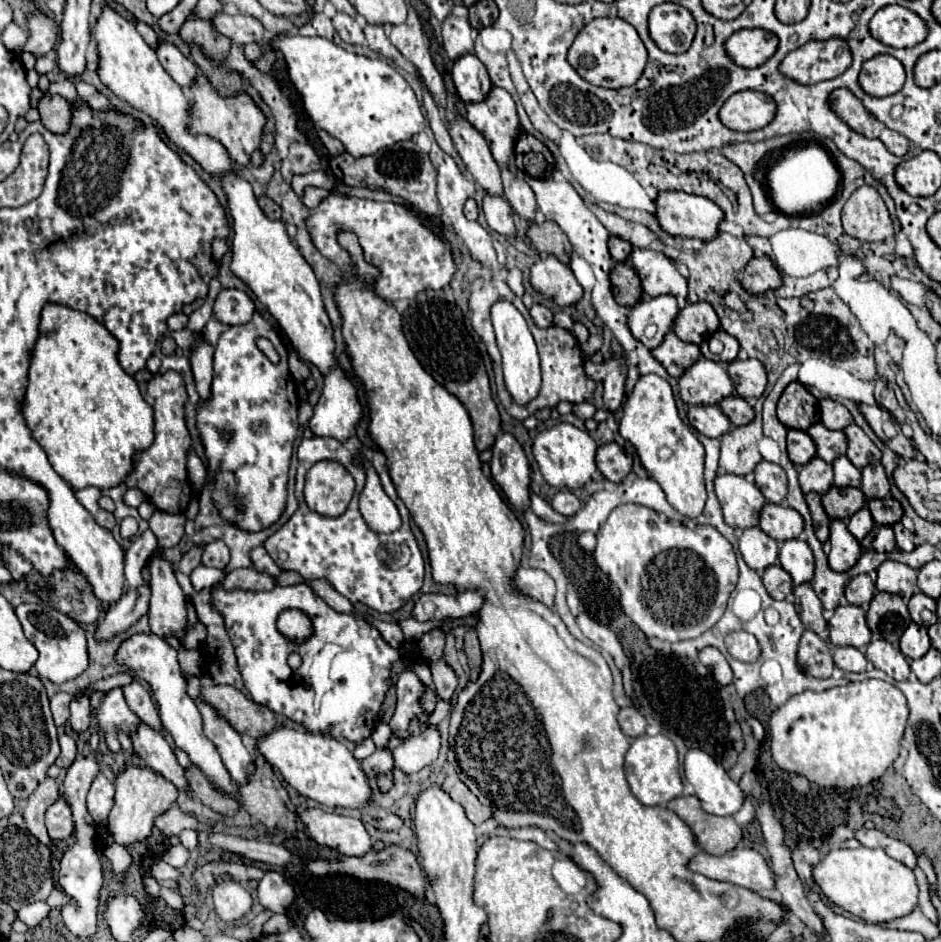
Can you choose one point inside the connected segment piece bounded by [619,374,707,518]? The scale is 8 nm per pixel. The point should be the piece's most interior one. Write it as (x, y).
(667, 447)

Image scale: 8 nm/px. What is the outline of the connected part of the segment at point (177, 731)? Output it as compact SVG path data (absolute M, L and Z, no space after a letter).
M137 632L119 644L119 648L115 652L115 660L123 668L135 672L141 680L145 680L151 686L151 692L153 692L157 706L159 706L159 718L163 722L163 728L173 736L175 744L187 752L191 762L197 764L219 790L231 792L239 798L237 784L231 780L231 776L229 776L227 768L223 766L221 756L215 750L215 746L205 738L203 728L201 728L201 714L199 714L197 706L193 704L193 700L185 692L187 682L185 682L181 666L177 662L177 650L171 648L161 636L155 636L153 632L149 632L149 634Z

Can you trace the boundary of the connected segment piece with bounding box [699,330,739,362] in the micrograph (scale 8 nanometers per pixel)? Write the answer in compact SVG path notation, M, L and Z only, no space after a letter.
M717 330L717 334L719 334L719 340L725 344L725 350L723 350L721 354L713 354L713 352L709 352L707 342L703 342L703 344L699 346L701 352L703 352L703 356L709 358L709 360L713 360L713 362L731 362L731 360L735 360L735 358L737 358L737 352L739 352L739 342L737 342L737 338L733 338L733 336L727 334L725 330Z

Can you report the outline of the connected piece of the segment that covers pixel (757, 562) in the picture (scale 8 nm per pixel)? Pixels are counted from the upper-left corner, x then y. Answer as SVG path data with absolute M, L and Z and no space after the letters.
M747 528L739 538L739 552L749 568L755 572L763 572L765 568L773 566L779 558L777 542L767 536L761 528Z

